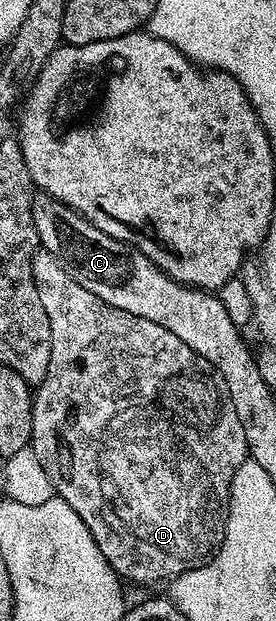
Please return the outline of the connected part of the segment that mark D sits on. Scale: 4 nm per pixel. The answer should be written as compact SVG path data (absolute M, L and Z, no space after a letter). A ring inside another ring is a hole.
M38 251L33 257L33 278L35 279L35 287L39 291L39 299L43 299L43 311L47 311L47 319L49 320L49 326L51 327L51 363L47 367L47 375L43 379L43 383L36 386L35 396L33 398L33 440L31 442L31 448L36 453L39 463L43 467L43 471L47 471L47 479L53 485L53 491L56 496L65 500L74 511L79 515L79 519L86 524L87 530L90 531L94 537L94 542L97 544L99 551L106 557L106 563L108 563L114 572L117 573L119 578L124 579L126 582L134 581L137 585L153 585L156 581L168 582L170 579L177 577L180 573L186 573L189 569L195 569L199 565L205 564L206 561L212 558L215 550L220 546L223 536L223 530L225 528L225 519L227 516L227 506L229 503L229 488L231 487L231 479L233 478L233 472L237 470L237 466L244 463L247 460L247 450L245 448L245 440L243 439L243 427L239 423L239 415L235 415L235 407L231 407L231 399L229 394L226 393L224 384L219 380L219 375L197 375L195 379L187 379L187 395L191 397L185 397L185 411L191 413L191 415L179 415L169 413L171 417L175 416L175 425L181 425L181 441L179 443L179 471L177 475L167 475L167 465L163 469L163 443L161 443L161 379L165 379L167 375L175 375L175 373L195 373L195 369L207 368L208 364L200 357L195 351L191 351L191 347L187 347L187 343L183 343L183 339L179 339L179 335L171 335L171 331L167 331L167 327L159 327L159 323L151 323L151 319L143 319L139 315L131 315L131 311L119 311L119 307L111 307L107 303L103 303L103 299L99 299L99 295L95 295L91 291L87 291L87 287L83 287L79 283L75 283L75 279L70 275L62 265L60 265L55 258L47 252ZM167 491L169 495L169 502L164 502L161 499L161 492Z

